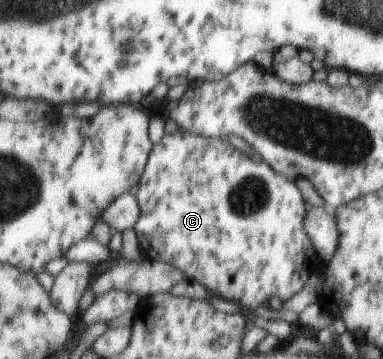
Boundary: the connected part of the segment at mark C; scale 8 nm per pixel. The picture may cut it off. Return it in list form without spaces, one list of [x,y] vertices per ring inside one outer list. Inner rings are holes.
[[[181,129],[174,135],[166,135],[164,141],[155,145],[155,149],[150,157],[149,167],[146,169],[145,176],[142,177],[141,186],[137,196],[142,205],[142,219],[138,221],[135,227],[139,241],[143,246],[148,258],[169,262],[170,265],[186,273],[188,281],[200,281],[205,287],[210,289],[209,293],[226,300],[236,302],[244,308],[258,309],[258,307],[268,307],[272,296],[276,296],[284,302],[292,299],[296,293],[302,291],[312,275],[319,272],[325,272],[327,269],[326,262],[321,258],[316,243],[312,241],[310,233],[306,231],[306,215],[308,215],[308,205],[306,199],[296,183],[283,174],[278,173],[274,167],[266,163],[259,155],[254,152],[255,158],[246,155],[236,149],[226,138],[210,138],[200,135],[194,135],[190,131]]]

